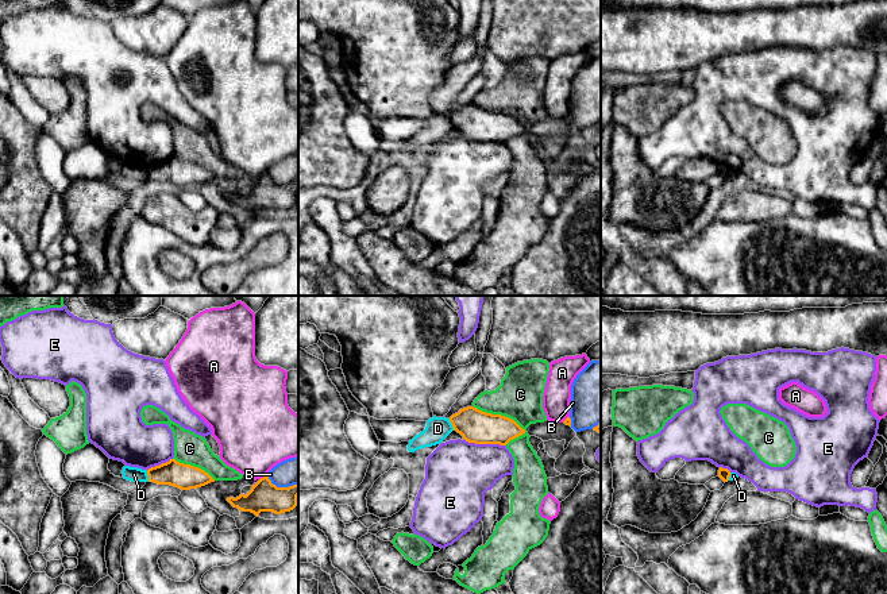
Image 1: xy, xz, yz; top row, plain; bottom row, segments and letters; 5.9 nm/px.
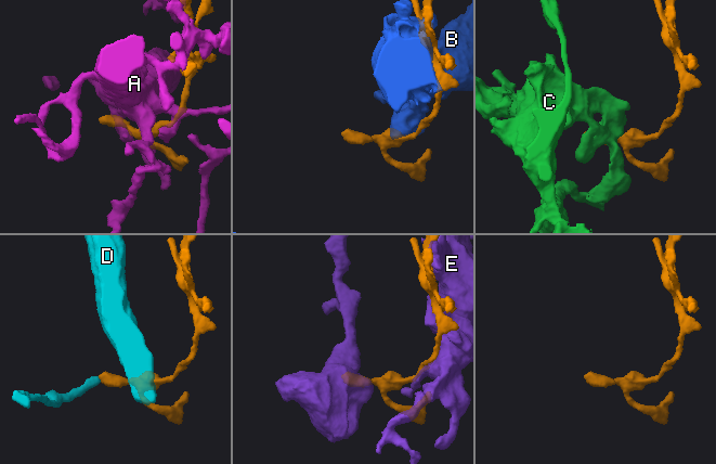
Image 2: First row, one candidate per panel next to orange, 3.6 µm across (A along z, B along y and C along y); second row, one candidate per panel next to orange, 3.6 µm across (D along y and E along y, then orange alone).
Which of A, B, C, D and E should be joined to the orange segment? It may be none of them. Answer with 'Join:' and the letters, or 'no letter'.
Join: no letter

